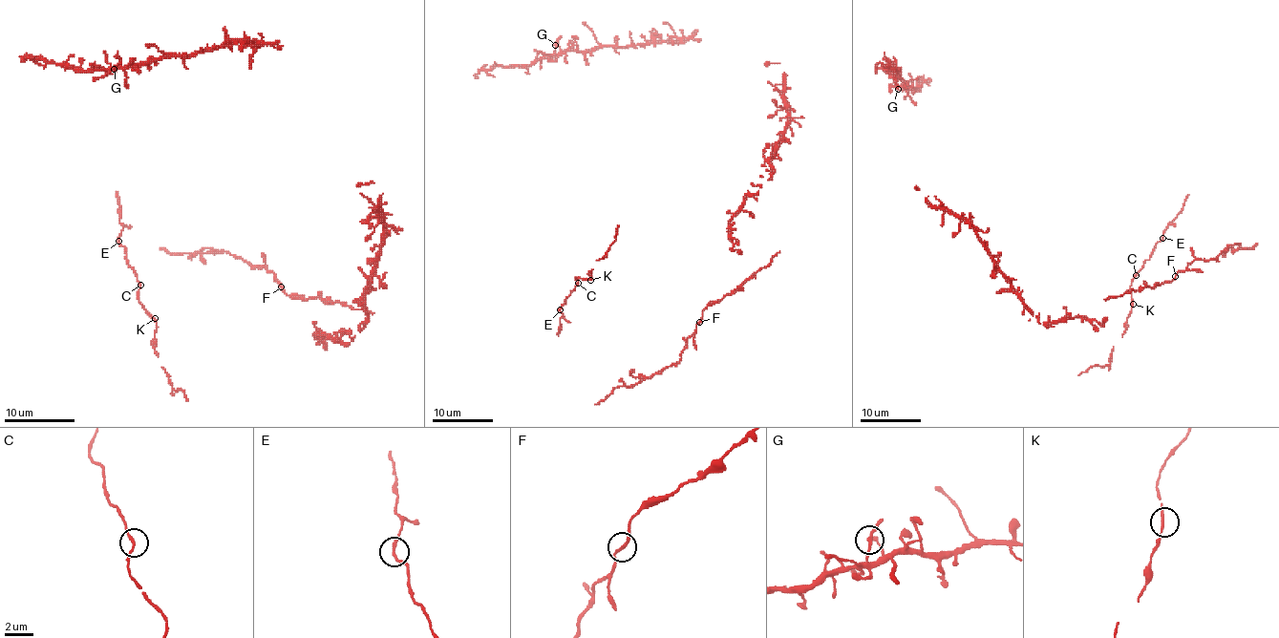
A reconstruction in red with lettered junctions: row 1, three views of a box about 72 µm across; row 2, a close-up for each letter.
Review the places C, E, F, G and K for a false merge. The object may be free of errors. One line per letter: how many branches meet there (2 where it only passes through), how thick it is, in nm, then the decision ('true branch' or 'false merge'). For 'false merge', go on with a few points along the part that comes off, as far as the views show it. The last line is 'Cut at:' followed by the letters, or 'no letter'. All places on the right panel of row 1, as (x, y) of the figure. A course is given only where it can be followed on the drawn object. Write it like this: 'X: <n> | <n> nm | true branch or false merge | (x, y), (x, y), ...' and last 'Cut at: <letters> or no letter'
C: 2 | 160 nm | true branch
E: 2 | 170 nm | true branch
F: 2 | 190 nm | true branch
G: 2 | 190 nm | true branch
K: 2 | 170 nm | true branch
Cut at: no letter

